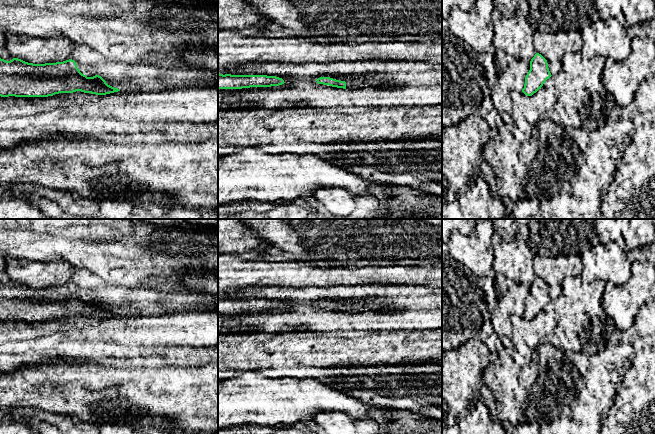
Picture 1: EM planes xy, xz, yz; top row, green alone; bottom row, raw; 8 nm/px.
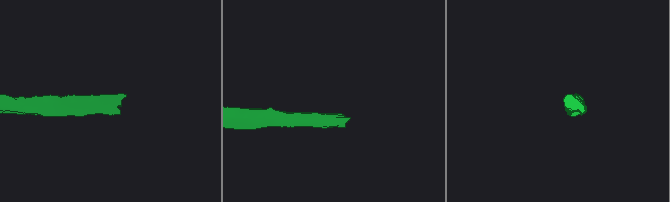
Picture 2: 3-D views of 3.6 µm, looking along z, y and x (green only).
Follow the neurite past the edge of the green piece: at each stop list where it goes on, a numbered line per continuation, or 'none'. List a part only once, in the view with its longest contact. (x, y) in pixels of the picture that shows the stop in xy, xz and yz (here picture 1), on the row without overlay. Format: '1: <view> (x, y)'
1: xz (349, 308)

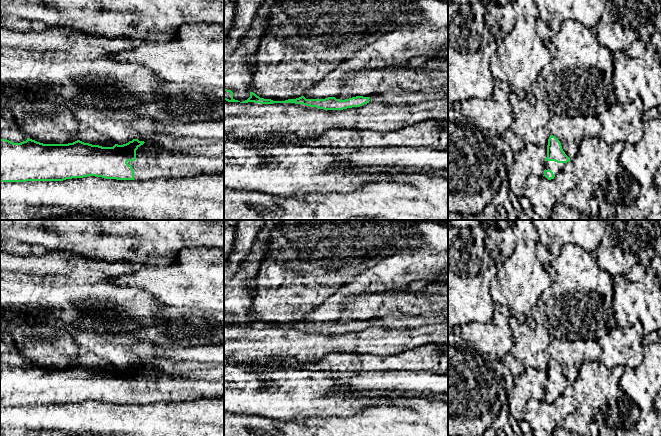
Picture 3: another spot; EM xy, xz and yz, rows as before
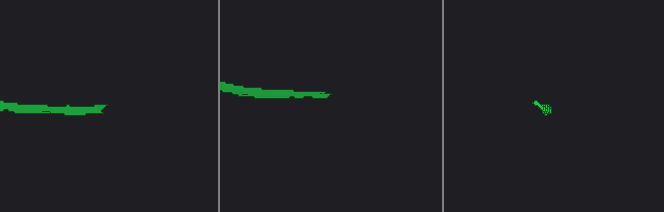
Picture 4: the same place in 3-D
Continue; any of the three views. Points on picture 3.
1: xy (163, 380)

